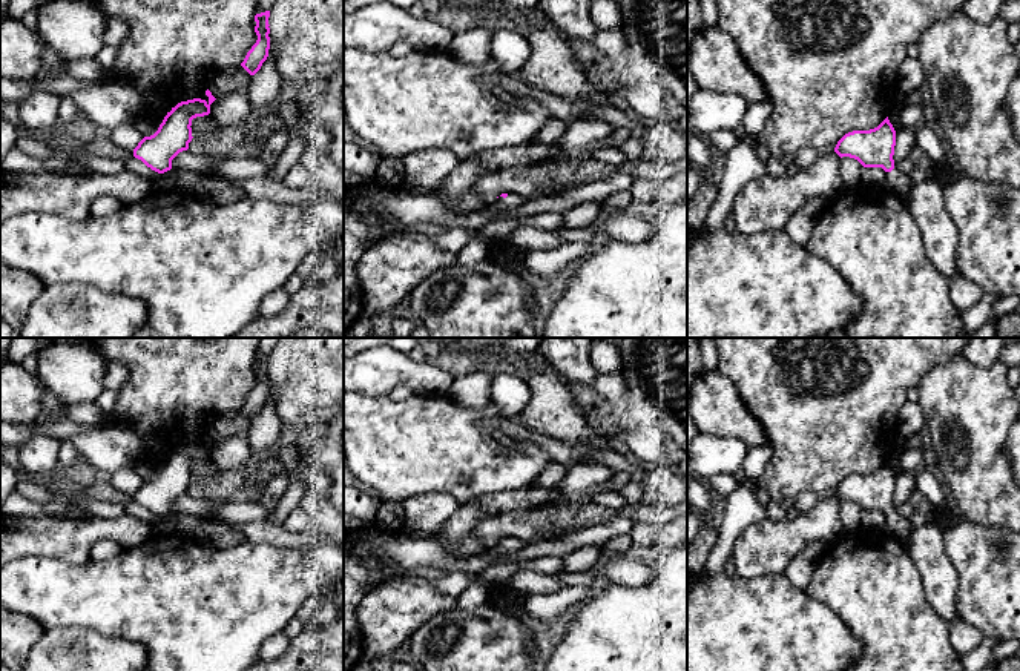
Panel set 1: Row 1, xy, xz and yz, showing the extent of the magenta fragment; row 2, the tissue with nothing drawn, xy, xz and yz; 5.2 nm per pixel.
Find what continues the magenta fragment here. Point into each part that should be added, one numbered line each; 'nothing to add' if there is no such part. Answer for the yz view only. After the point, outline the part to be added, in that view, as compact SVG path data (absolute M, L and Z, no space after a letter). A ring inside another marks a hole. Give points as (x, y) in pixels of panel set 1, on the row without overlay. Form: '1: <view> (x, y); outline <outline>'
1: yz (896, 525); outline M894 508L894 513L891 516L887 516L885 531L905 542L908 537L908 530L910 530L908 522Z

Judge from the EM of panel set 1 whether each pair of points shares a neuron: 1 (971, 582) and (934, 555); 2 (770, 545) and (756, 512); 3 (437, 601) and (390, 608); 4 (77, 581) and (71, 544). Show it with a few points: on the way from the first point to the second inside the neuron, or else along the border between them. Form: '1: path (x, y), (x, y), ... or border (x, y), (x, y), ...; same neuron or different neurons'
1: border (944, 538), (947, 559), (957, 576), (957, 608); different neurons
2: border (766, 516), (749, 524), (733, 544); different neurons
3: path (425, 602), (402, 605); same neuron
4: border (39, 556), (68, 562), (91, 559); different neurons

